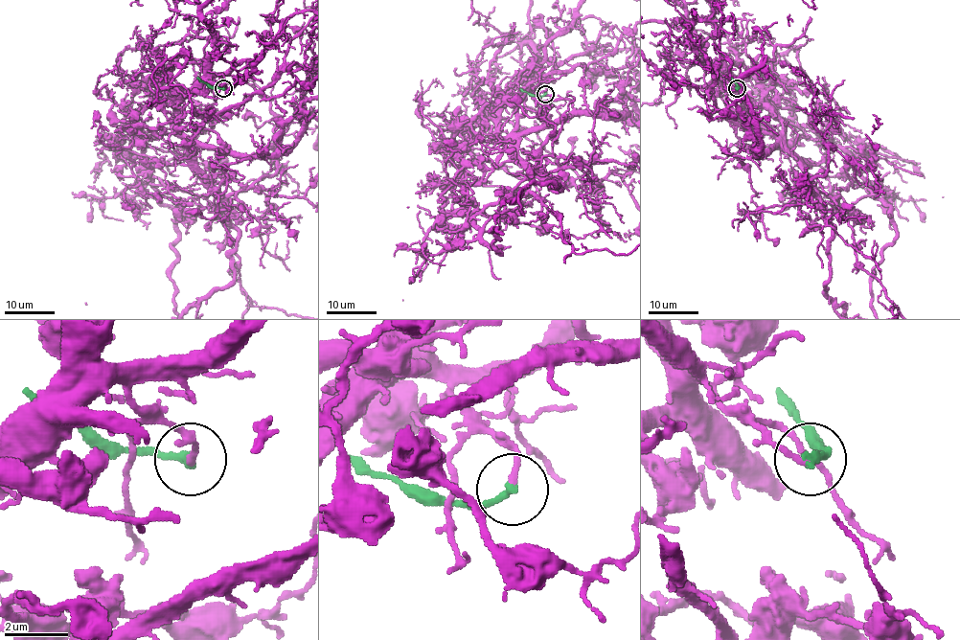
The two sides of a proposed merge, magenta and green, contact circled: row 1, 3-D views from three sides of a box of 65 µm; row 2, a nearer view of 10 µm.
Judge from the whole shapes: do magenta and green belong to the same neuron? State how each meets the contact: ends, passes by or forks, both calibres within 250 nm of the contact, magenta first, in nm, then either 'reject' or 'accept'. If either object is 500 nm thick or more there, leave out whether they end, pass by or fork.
magenta ends; green ends; calibres 200 and 240 nm; reject

